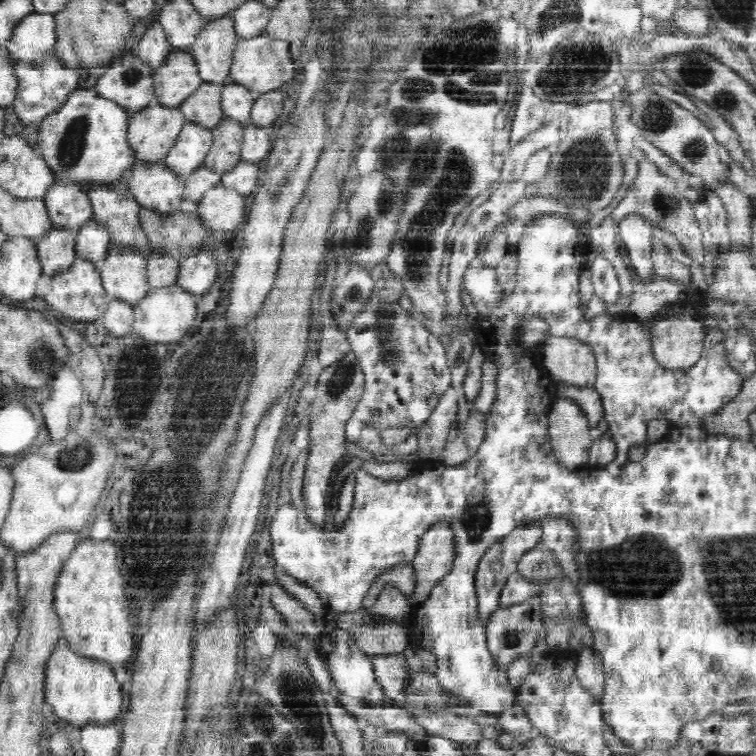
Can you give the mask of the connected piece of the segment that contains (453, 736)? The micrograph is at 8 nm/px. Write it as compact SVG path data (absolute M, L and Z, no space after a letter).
M472 706L447 707L446 712L418 710L418 722L434 736L462 742L460 746L473 747L481 738L482 730L475 718L482 712Z

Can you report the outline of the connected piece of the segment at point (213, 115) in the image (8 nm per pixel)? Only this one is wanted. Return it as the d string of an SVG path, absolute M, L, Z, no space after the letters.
M203 82L187 99L179 106L181 114L187 122L192 122L209 128L216 128L226 117L221 109L222 83Z

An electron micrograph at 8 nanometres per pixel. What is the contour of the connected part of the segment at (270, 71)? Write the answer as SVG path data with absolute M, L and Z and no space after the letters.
M266 32L249 39L239 39L232 54L232 66L227 81L238 83L257 96L278 90L296 74L289 50L288 43L271 39Z

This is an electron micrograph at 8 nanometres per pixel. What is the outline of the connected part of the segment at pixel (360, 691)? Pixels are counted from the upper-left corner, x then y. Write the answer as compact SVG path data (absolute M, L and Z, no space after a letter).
M340 629L326 631L324 638L320 640L320 646L326 654L326 664L331 672L331 678L340 692L370 704L378 704L382 700L383 690L373 670L371 656L358 648L356 639L349 632Z

